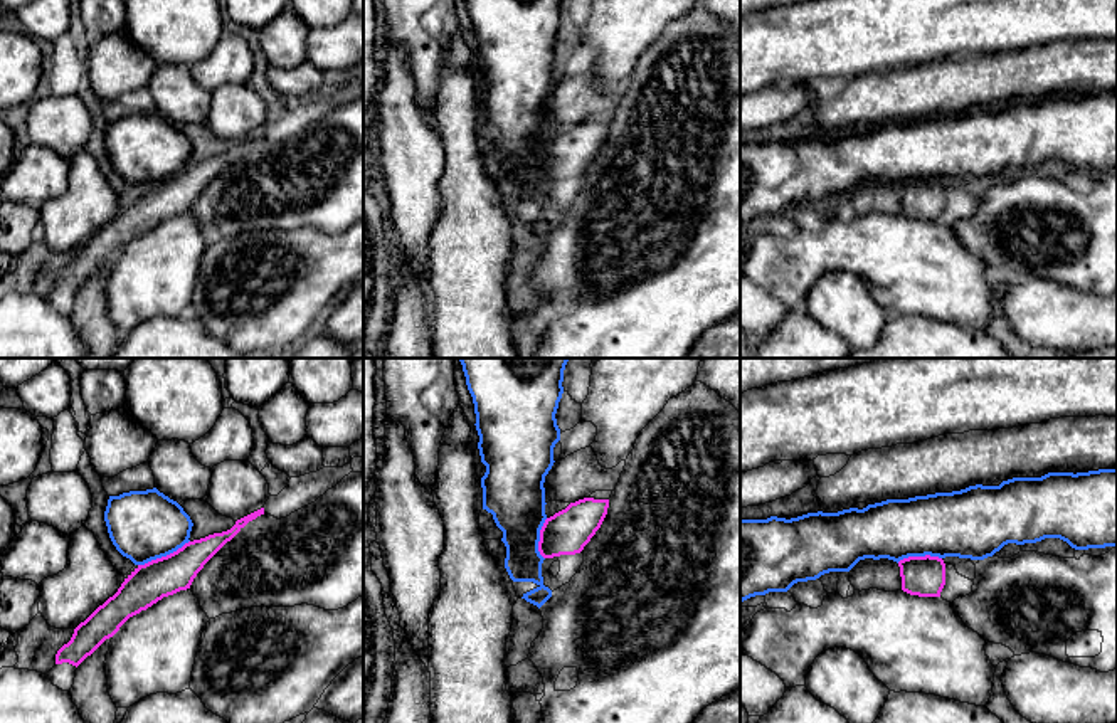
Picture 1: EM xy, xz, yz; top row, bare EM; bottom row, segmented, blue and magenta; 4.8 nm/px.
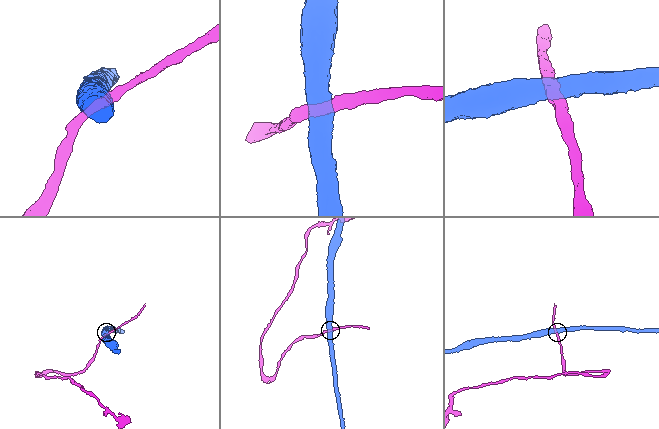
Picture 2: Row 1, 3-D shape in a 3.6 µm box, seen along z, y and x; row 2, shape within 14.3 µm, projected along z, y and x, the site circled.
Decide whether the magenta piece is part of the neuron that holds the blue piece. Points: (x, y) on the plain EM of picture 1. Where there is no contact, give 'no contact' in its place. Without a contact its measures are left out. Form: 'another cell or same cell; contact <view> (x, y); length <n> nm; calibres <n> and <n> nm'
another cell; contact xy (164, 179); length 280 nm; calibres 340 and 190 nm

